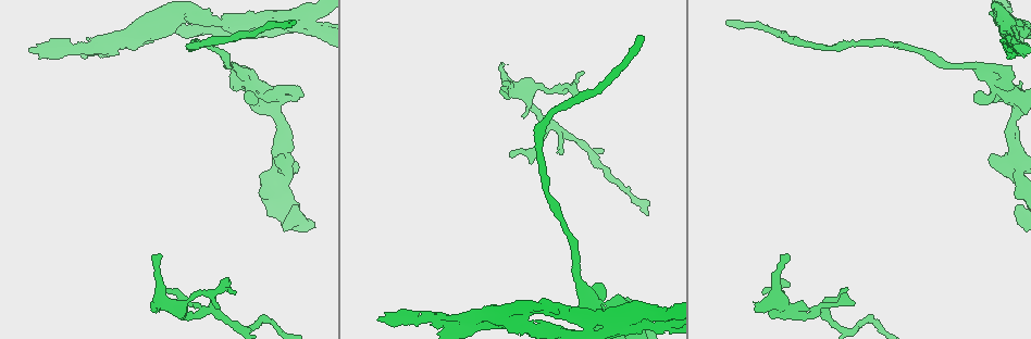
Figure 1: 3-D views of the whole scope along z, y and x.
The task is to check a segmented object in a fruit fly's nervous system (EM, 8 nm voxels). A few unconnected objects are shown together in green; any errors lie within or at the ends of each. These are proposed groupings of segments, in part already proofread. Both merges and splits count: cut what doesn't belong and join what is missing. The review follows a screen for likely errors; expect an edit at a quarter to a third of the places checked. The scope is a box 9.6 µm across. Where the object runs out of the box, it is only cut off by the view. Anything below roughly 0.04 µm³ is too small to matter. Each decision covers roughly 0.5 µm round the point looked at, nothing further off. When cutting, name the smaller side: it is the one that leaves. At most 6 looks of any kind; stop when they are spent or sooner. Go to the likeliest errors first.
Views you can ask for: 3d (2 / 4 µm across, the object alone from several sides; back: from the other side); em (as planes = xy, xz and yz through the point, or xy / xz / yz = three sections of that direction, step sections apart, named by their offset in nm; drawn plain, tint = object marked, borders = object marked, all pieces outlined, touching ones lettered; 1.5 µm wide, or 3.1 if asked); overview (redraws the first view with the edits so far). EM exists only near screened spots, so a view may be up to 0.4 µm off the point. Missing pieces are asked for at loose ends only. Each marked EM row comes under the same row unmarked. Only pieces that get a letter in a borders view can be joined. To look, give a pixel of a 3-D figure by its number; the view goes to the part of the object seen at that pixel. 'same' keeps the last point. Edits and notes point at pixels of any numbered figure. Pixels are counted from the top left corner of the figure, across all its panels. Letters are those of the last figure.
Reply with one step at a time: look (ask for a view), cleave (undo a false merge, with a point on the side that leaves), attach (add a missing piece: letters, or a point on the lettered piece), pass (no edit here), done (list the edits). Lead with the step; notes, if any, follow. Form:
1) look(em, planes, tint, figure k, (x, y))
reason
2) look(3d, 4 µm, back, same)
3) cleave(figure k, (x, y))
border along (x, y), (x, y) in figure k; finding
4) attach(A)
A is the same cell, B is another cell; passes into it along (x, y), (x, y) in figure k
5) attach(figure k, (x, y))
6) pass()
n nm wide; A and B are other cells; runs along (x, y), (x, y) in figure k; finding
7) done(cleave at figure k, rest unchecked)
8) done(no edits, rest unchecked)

look(3d, 2 µm, figure 1, (644, 37))

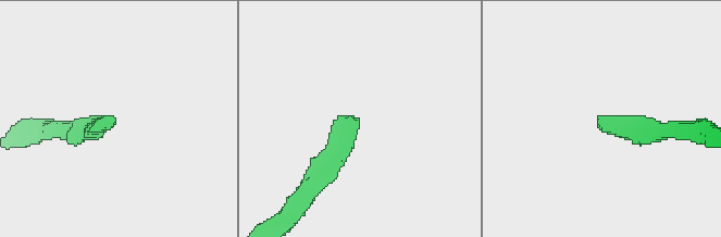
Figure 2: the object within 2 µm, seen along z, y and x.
look(em, 3.1 µm, planes, borders, figure 2, (115, 121))

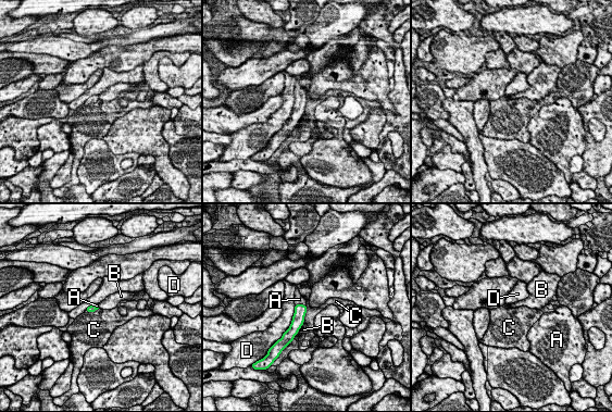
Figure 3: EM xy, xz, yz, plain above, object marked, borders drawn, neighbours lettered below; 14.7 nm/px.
attach(A)
A is the same cell, B, C and D are other cells; the cell continues

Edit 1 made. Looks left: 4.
look(em, planes, borders, figure 1, (162, 255))
an open end

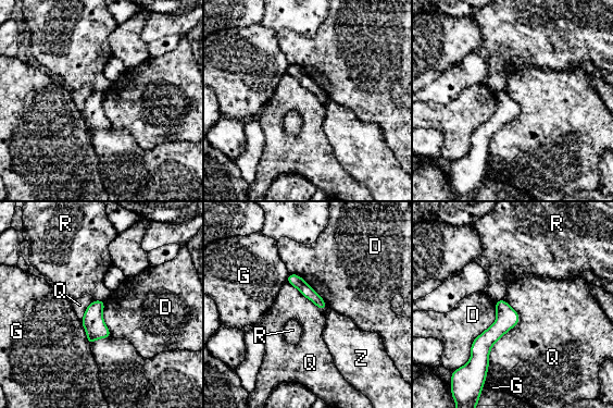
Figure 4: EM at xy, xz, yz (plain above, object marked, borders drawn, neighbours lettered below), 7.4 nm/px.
pass()
Q touches over 550 nm; D, G, Q, R and Z are other cells; runs along (502, 303), (486, 360) in figure 4; none of them fits

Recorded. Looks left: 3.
look(3d, 2 µm, figure 1, (502, 65))
branch stops here

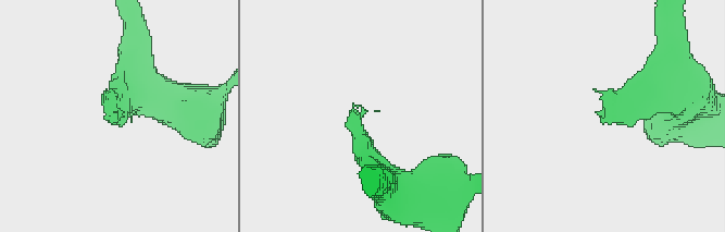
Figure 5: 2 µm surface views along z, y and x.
look(em, planes, borders, figure 5, (596, 112))

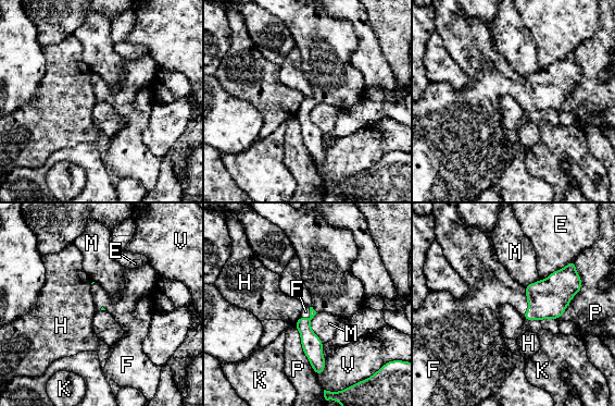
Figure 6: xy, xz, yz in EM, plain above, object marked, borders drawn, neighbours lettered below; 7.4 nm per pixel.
attach(F)
F is the same cell, E, H, K, M, P and V are other cells; passes into it along (547, 298), (527, 302), (497, 287) in figure 6; it goes on there

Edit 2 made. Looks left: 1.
done(attach at figure 3, attach at figure 6, rest unchecked)

